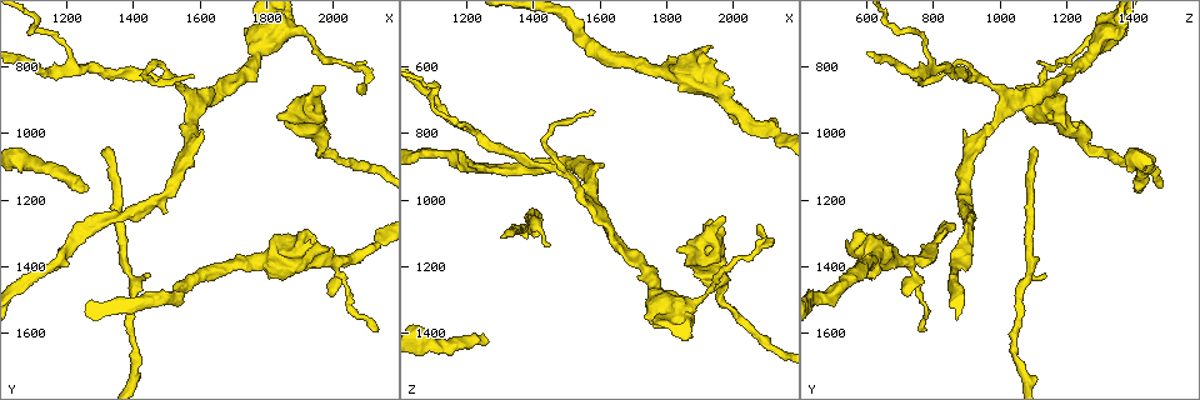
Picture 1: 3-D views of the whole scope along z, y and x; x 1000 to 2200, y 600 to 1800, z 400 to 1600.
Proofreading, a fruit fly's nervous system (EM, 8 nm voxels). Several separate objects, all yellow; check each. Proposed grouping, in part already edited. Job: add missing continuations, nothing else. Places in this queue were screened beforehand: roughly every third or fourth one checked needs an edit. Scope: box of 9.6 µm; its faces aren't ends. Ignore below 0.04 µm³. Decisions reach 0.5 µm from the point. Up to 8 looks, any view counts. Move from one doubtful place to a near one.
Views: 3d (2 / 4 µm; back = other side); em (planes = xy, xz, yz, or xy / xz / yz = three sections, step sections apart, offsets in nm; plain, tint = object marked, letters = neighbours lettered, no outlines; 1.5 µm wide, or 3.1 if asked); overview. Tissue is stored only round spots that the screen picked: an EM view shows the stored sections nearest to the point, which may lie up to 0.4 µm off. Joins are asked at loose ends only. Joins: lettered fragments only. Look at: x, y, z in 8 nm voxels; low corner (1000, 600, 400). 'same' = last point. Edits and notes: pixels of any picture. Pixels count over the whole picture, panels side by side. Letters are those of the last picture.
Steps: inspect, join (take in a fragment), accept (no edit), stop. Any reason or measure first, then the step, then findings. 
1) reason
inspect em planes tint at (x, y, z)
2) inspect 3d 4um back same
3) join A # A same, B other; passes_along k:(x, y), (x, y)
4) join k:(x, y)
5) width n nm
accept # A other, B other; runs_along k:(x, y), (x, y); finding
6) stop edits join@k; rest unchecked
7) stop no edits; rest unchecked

inspect em planes letters at (1300, 1060, 1110)

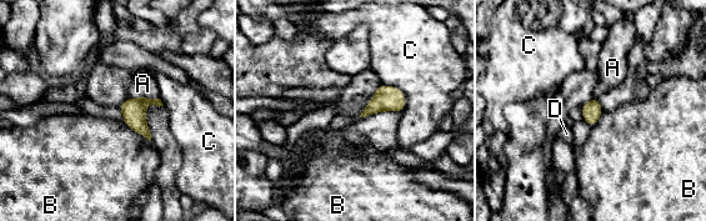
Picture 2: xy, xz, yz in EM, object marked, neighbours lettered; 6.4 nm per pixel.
join A # A same, B other, C other, D other; passes_along 2:(133, 110), (144, 96), (143, 84); it goes on there

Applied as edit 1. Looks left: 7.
long arm stops here
inspect em planes letters at (1270, 1170, 1430)

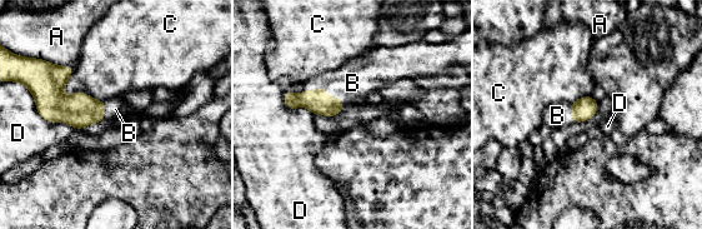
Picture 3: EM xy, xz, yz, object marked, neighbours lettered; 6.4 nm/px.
longest_contact C 300 nm
join B # A other, B same, C other, D other; the neuron continues

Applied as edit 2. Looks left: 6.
branch stops here
inspect 3d 2um at (2130, 1590, 770)

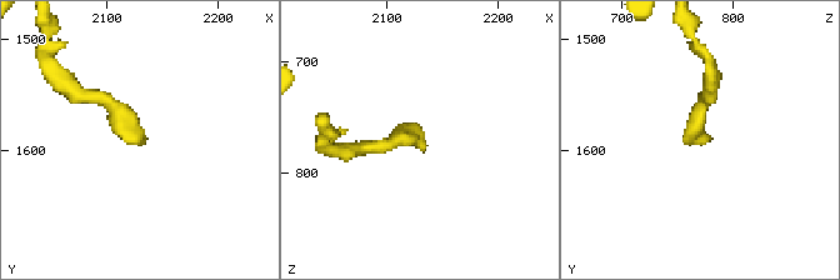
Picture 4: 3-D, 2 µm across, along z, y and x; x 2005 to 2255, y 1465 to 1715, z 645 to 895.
shape alone is not enough
inspect em xy step 4 tint at (2132, 1592, 774)

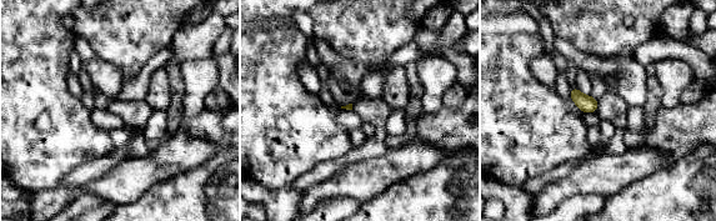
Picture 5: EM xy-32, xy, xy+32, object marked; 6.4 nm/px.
cut it another way
inspect em planes letters same

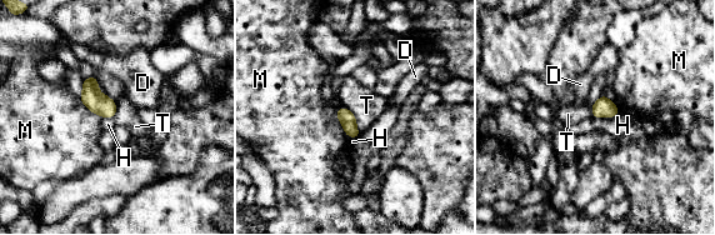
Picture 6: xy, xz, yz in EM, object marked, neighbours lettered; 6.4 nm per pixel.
width 100 nm
accept # D other, H other, M other, T other; border 6:(619, 111), (613, 116), (593, 118); none of them fits

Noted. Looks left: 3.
stop edits join@2, join@3; rest unchecked

